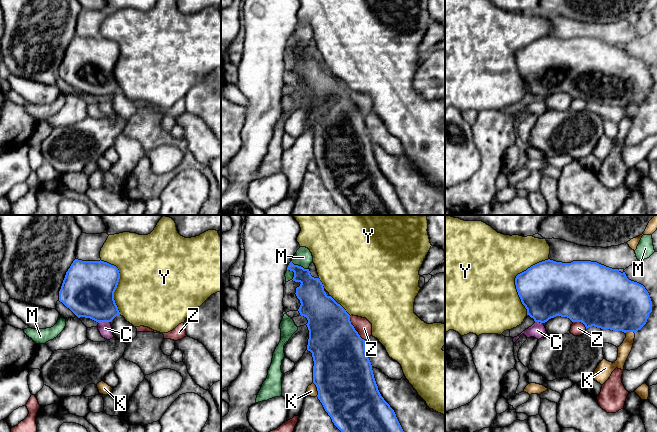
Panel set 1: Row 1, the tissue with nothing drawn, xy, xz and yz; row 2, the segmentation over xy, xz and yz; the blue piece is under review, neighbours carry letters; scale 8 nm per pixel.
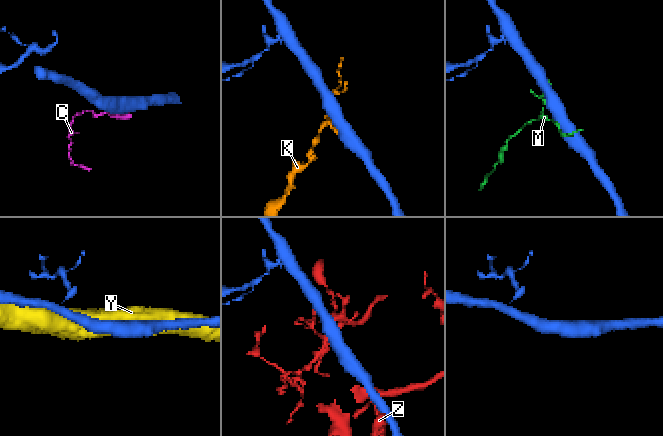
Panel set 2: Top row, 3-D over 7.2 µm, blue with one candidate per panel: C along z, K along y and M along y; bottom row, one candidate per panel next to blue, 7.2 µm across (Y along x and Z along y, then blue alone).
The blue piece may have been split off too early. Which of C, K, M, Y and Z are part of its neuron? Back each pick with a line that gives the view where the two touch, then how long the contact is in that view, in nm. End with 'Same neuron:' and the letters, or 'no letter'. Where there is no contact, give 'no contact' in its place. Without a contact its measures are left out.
Same neuron: no letter

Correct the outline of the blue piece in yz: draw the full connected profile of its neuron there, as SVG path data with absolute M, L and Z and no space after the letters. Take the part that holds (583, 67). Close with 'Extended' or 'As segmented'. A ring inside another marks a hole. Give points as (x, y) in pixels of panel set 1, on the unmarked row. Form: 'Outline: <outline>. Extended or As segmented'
Outline: M548 35L518 50L515 61L527 91L540 99L561 92L583 99L586 105L594 102L635 109L646 100L652 88L652 77L643 61L629 56L625 48L597 38L562 39Z. As segmented

